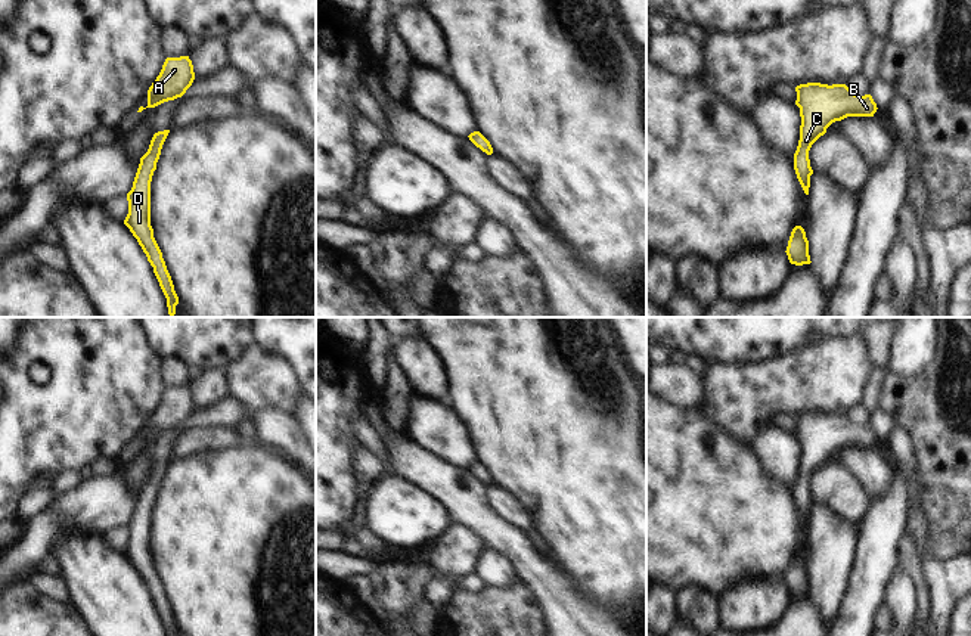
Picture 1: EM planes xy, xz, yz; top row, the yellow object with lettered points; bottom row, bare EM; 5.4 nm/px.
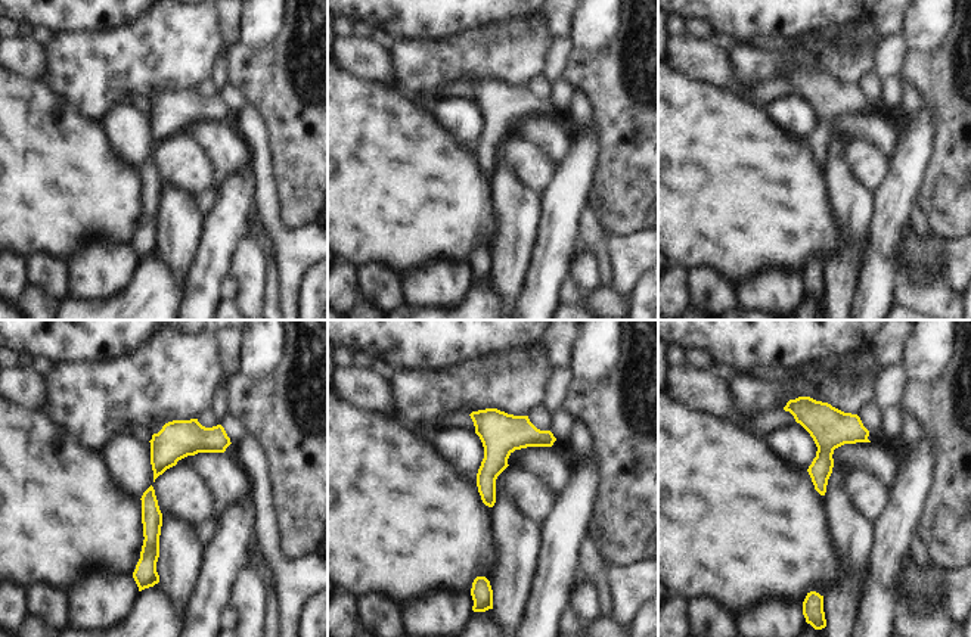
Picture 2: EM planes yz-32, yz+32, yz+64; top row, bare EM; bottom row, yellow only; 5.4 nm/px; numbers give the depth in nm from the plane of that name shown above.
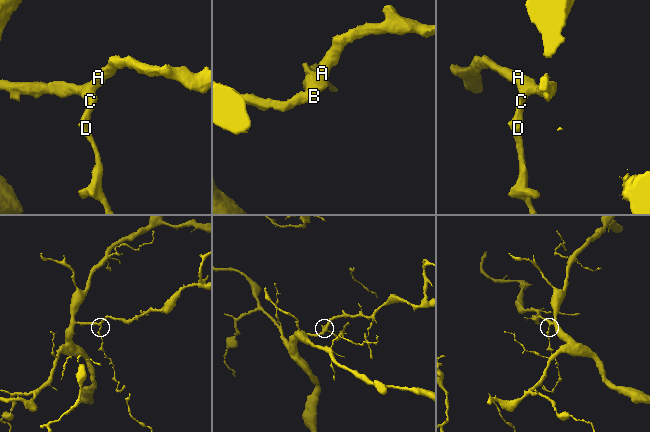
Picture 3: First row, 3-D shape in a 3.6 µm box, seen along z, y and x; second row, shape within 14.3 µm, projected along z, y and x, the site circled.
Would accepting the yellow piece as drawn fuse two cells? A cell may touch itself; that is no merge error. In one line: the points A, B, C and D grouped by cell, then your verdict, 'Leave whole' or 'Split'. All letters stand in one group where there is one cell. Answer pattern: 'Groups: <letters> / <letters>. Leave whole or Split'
Groups: A B C D. Leave whole

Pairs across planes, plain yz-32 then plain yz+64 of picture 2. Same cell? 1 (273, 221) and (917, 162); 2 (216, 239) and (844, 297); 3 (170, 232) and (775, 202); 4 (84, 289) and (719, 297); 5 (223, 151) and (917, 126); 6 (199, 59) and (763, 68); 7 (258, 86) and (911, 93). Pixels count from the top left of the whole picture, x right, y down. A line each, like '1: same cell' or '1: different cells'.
1: different cells
2: different cells
3: different cells
4: different cells
5: different cells
6: same cell
7: different cells

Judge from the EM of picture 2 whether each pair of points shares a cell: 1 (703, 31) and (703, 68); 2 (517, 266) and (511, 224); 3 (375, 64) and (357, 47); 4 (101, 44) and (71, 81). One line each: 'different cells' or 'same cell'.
1: different cells
2: same cell
3: same cell
4: same cell

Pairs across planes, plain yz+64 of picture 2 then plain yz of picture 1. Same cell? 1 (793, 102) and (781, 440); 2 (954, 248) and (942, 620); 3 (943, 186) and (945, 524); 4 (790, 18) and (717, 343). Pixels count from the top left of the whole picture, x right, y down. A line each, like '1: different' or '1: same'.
1: same
2: same
3: same
4: same

